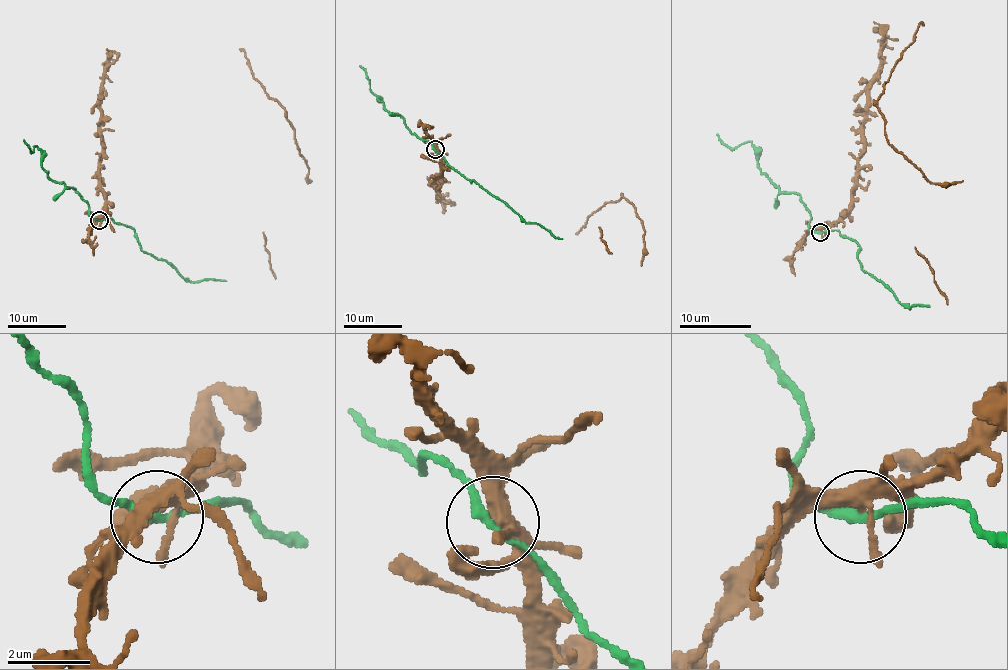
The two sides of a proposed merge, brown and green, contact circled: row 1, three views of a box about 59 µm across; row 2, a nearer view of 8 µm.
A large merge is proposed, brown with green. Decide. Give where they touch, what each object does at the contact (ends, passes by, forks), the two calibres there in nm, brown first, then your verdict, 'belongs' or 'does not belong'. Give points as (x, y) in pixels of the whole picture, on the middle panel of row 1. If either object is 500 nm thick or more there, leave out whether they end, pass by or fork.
place (435, 149); brown forks; green passes by; calibres 320 and 200 nm; belongs

